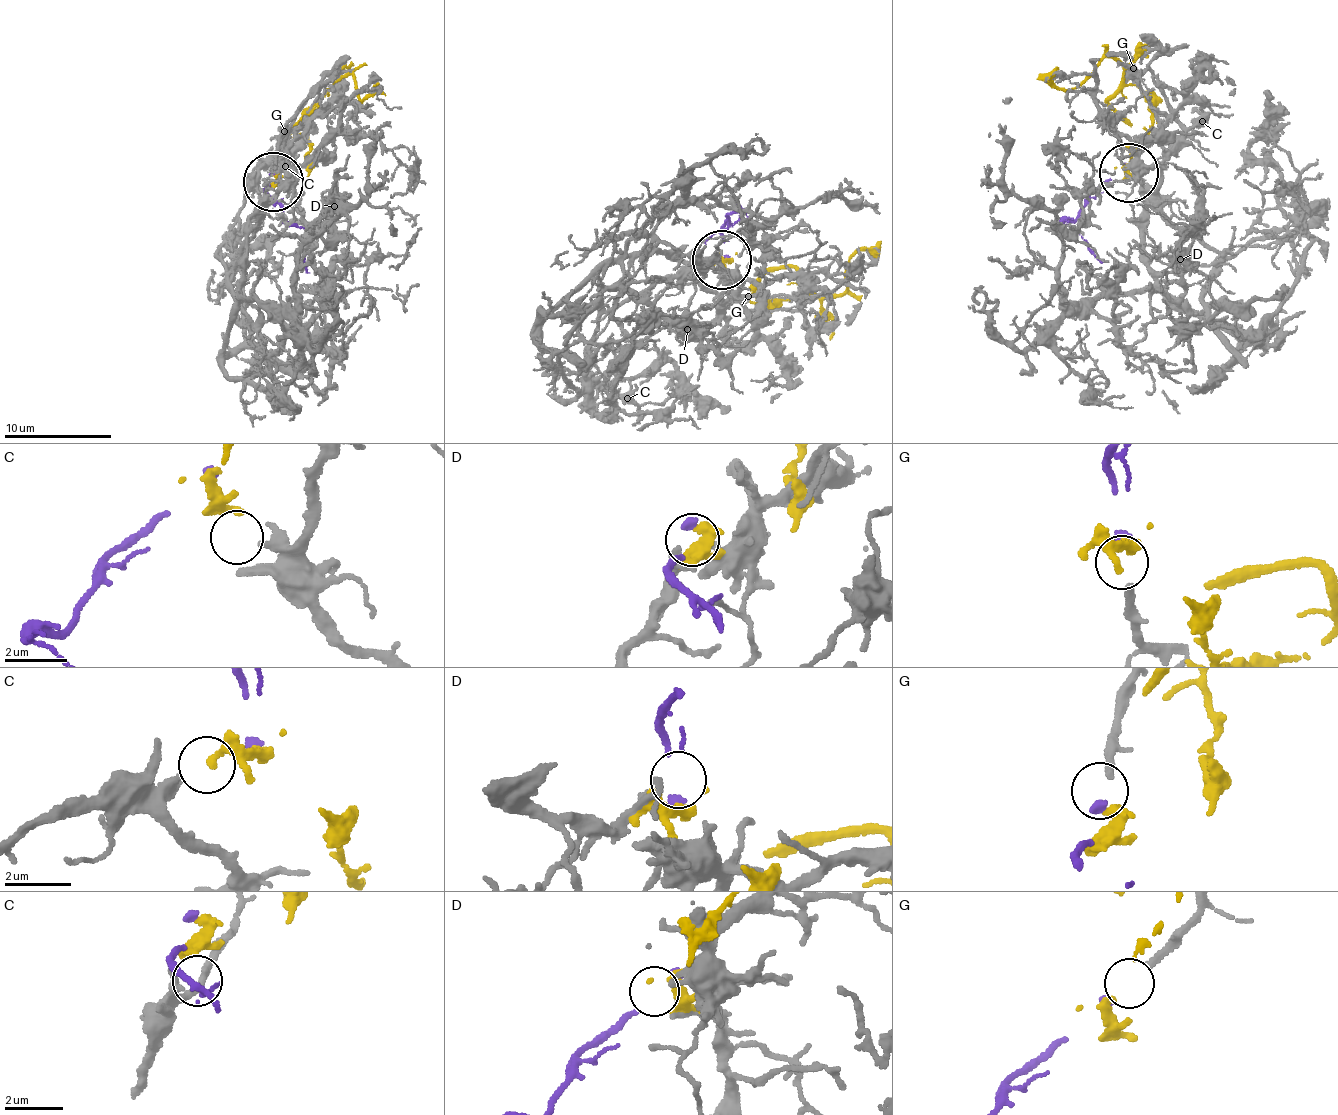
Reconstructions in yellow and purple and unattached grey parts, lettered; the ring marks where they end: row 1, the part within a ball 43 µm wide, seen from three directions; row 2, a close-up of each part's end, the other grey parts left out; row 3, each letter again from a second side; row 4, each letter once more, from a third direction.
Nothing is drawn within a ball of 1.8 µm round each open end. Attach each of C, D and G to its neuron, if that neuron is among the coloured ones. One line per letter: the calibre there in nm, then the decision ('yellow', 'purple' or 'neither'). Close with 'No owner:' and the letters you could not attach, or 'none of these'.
C: calibre 280 nm; neither
D: calibre 150 nm; neither
G: calibre 220 nm; purple
No owner: C, D

